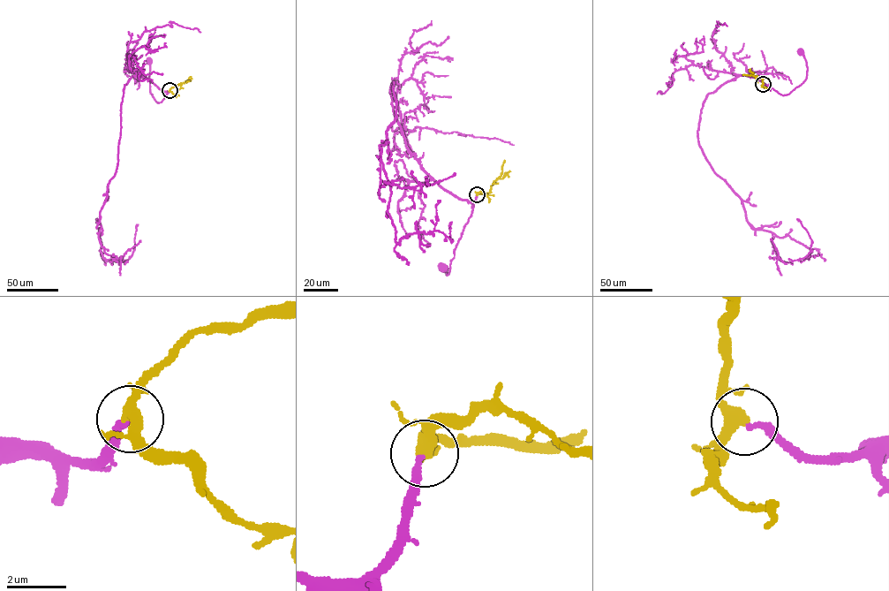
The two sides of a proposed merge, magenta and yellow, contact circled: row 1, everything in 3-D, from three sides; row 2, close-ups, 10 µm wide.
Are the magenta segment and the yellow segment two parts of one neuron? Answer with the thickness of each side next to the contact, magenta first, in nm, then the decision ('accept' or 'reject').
220 nm thick on the magenta side, 360 nm on the other; accept

